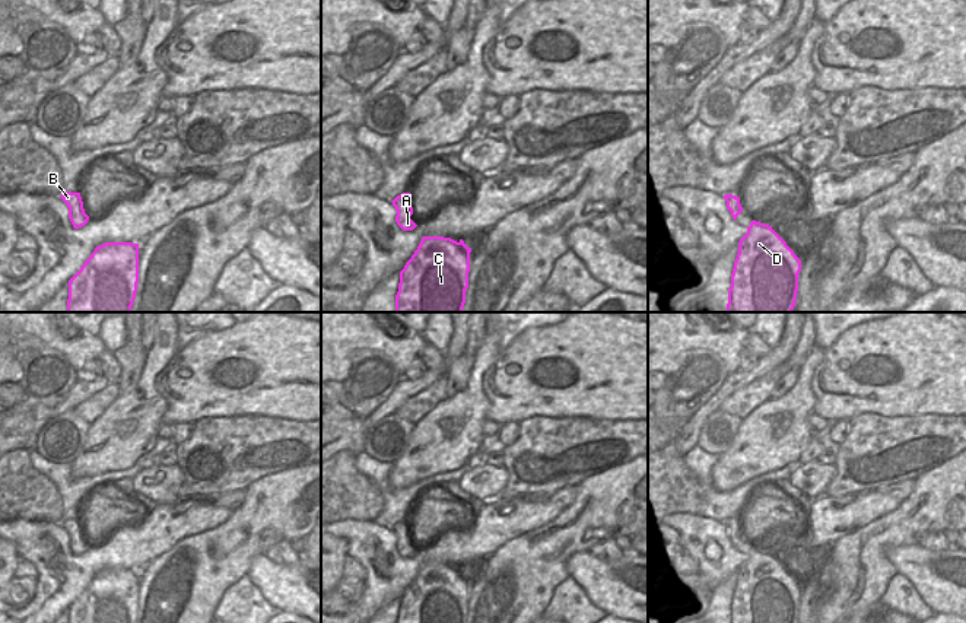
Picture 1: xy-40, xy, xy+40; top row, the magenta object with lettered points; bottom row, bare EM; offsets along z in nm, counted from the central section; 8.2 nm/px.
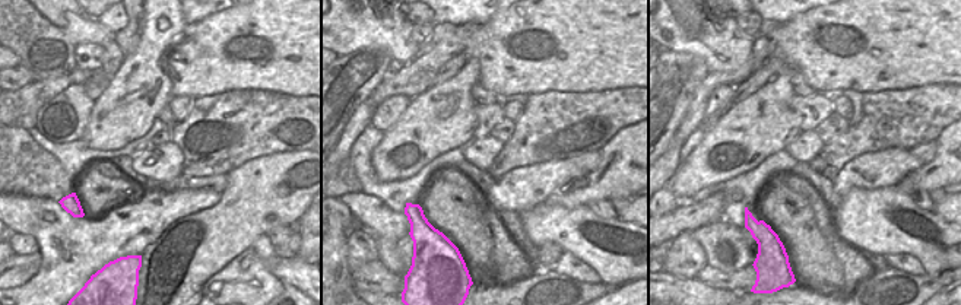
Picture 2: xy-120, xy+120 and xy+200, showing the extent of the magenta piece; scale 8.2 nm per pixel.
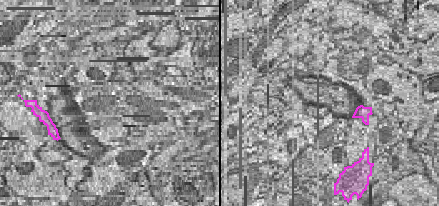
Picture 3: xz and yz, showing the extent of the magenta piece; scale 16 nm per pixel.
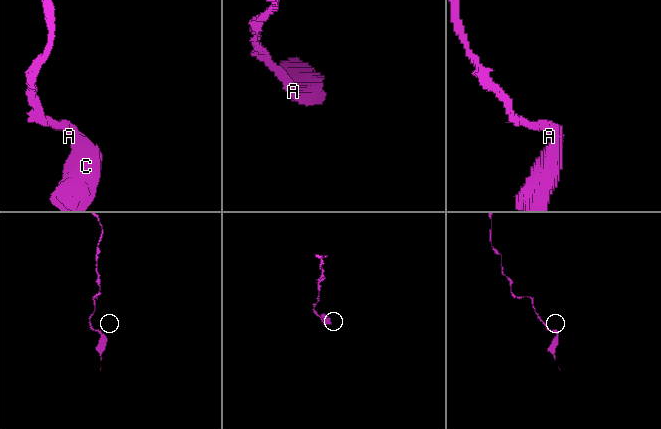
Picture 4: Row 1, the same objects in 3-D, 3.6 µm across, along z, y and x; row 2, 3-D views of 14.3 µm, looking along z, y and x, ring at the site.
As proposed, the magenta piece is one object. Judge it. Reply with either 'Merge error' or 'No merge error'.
No merge error

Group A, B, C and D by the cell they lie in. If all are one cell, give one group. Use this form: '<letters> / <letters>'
A B C D

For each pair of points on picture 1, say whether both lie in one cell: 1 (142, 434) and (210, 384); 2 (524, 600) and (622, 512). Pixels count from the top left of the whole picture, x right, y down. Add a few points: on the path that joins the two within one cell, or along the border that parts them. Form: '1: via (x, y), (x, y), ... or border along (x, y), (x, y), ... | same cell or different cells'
1: border along (155, 385), (167, 401), (162, 422) | different cells
2: via (537, 572), (594, 517) | same cell

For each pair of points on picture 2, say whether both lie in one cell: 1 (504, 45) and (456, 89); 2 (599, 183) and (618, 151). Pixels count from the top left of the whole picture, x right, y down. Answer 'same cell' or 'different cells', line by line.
1: different cells
2: same cell

